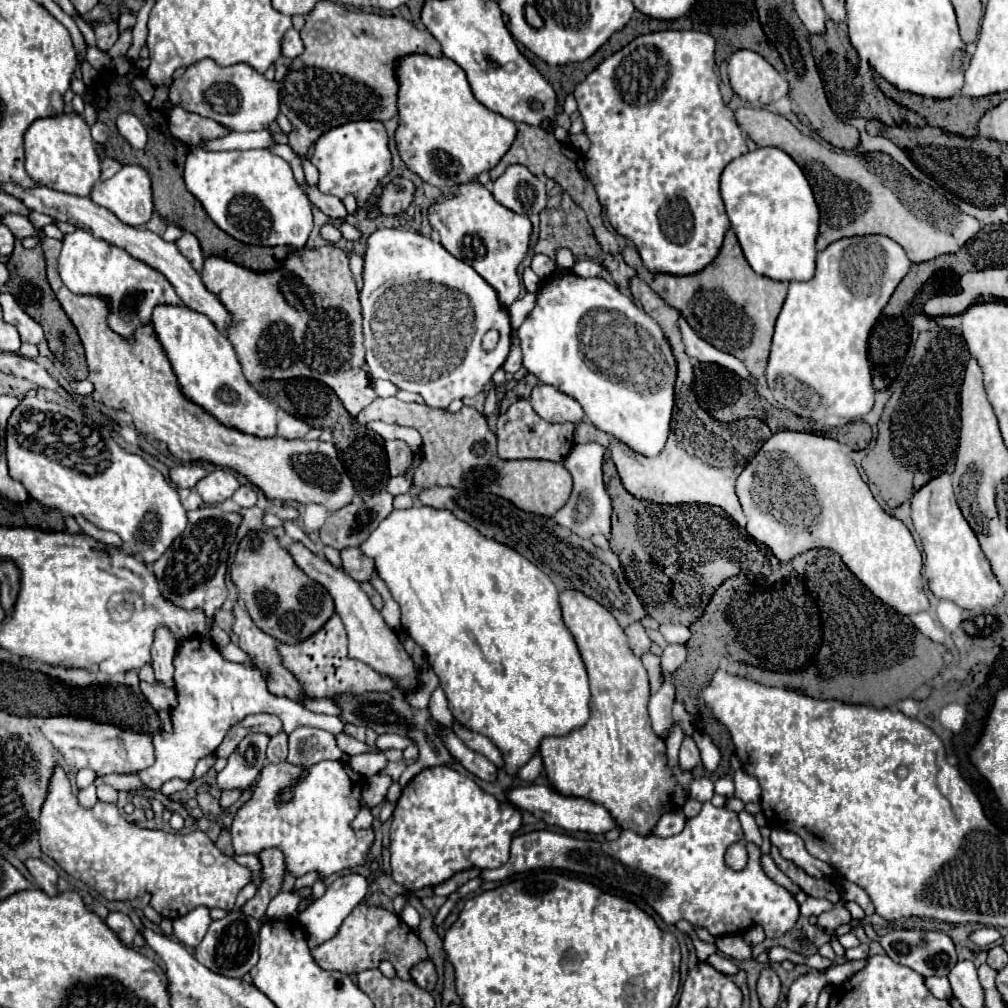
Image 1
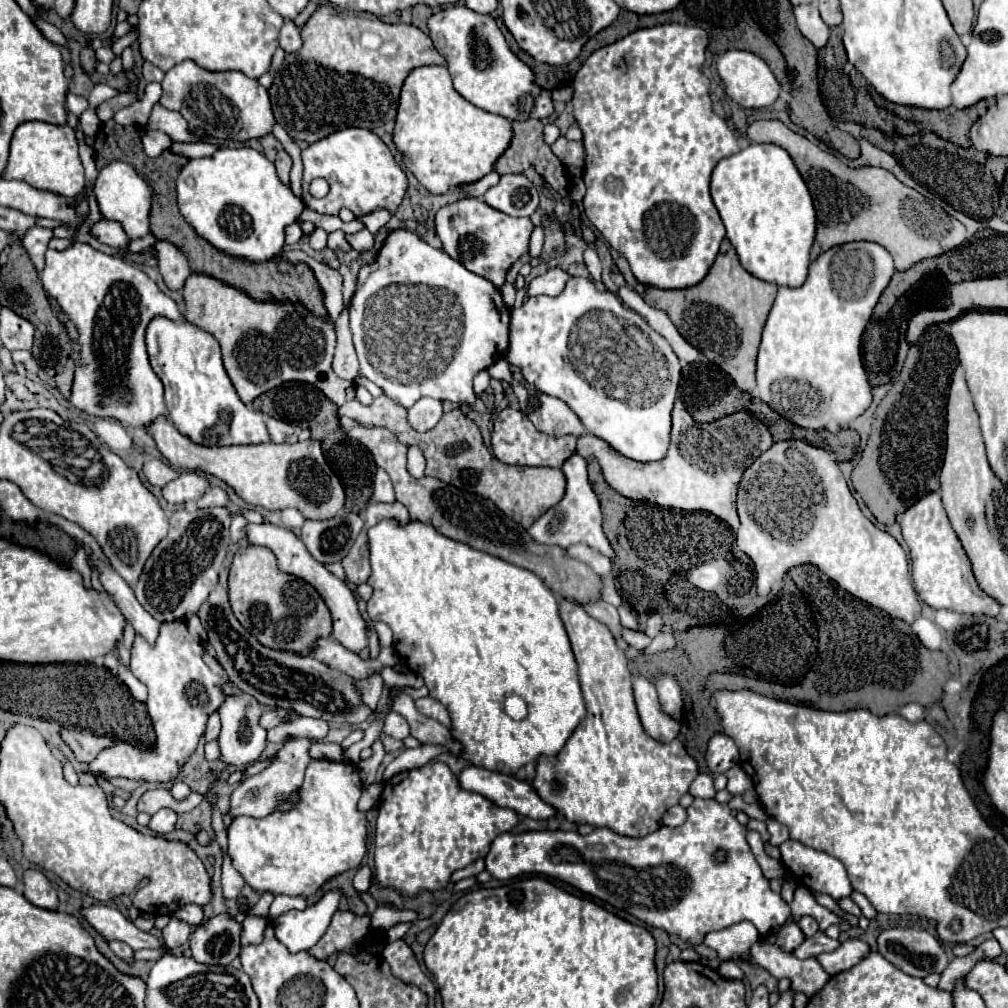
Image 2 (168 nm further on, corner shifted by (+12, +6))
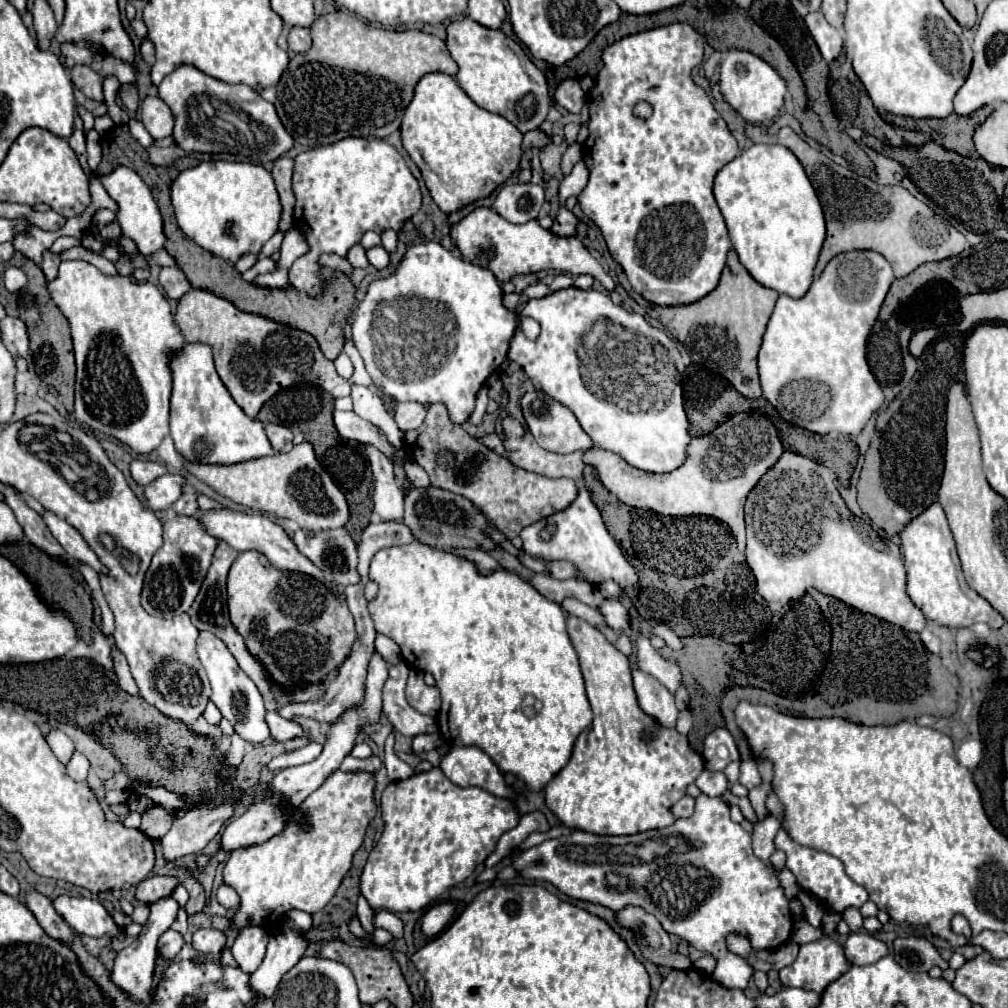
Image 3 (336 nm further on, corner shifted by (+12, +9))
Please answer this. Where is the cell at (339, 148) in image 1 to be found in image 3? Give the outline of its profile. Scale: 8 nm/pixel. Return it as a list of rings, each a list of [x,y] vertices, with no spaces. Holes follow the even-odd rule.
[[[348,136],[340,142],[306,150],[294,158],[294,226],[304,234],[310,244],[310,252],[300,256],[288,276],[290,284],[308,294],[318,294],[318,256],[324,252],[336,252],[346,256],[348,248],[358,244],[362,232],[374,230],[398,230],[420,208],[422,196],[416,178],[408,170],[398,150],[380,138]],[[318,232],[326,234],[318,234]]]

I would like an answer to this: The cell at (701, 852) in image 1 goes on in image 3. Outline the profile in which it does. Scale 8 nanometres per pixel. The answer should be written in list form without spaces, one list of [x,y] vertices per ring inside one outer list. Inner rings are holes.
[[[700,794],[700,796],[696,798],[696,808],[694,808],[694,814],[692,814],[690,818],[676,820],[672,826],[666,826],[666,828],[662,828],[662,830],[648,830],[648,832],[640,832],[640,834],[634,834],[634,836],[600,836],[600,834],[592,834],[592,832],[584,832],[584,830],[574,830],[570,836],[560,836],[560,838],[544,840],[542,844],[532,846],[532,848],[528,848],[528,850],[520,850],[520,852],[512,850],[512,852],[510,852],[510,866],[512,866],[522,878],[552,882],[560,892],[564,892],[566,896],[576,898],[576,900],[588,900],[588,902],[594,902],[594,904],[602,904],[602,906],[612,908],[612,910],[616,910],[616,912],[618,912],[618,910],[624,910],[624,906],[640,906],[640,908],[644,908],[646,912],[650,912],[650,914],[656,916],[656,920],[662,924],[662,928],[664,928],[668,934],[676,934],[676,936],[680,936],[682,940],[686,940],[690,946],[694,946],[696,950],[702,950],[702,952],[712,954],[712,956],[718,960],[716,970],[712,972],[712,978],[714,978],[718,984],[722,984],[724,988],[742,988],[742,990],[744,990],[744,988],[748,986],[750,976],[754,974],[754,970],[746,964],[744,958],[734,956],[734,954],[730,954],[730,952],[726,950],[726,944],[724,944],[726,934],[736,932],[736,934],[740,934],[740,936],[746,936],[746,938],[752,942],[752,946],[754,946],[756,950],[770,950],[770,948],[774,950],[774,948],[778,948],[778,946],[782,946],[784,942],[790,940],[792,920],[790,920],[790,910],[788,910],[788,898],[784,896],[784,890],[782,890],[782,886],[780,886],[780,882],[778,882],[778,876],[776,876],[770,868],[766,868],[766,866],[754,856],[750,834],[748,834],[740,824],[736,824],[736,822],[730,820],[730,808],[728,808],[728,804],[722,802],[722,798],[710,798],[710,796],[706,796],[706,794]],[[678,844],[684,846],[686,850],[684,850],[684,852],[678,852],[678,850],[676,850]]]

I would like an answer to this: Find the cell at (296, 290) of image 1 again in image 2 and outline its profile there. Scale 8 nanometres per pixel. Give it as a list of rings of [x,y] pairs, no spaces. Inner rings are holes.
[[[192,273],[184,285],[184,319],[206,333],[214,335],[222,349],[224,369],[238,393],[238,397],[250,405],[262,393],[286,383],[286,381],[304,381],[318,387],[330,401],[338,407],[354,399],[354,383],[344,381],[332,371],[332,355],[336,347],[336,333],[332,321],[320,321],[320,317],[312,317],[308,309],[300,309],[300,305],[260,305],[260,301],[252,301],[244,297],[238,289],[228,289],[228,285],[220,285],[220,281],[212,281],[212,277],[196,277]]]

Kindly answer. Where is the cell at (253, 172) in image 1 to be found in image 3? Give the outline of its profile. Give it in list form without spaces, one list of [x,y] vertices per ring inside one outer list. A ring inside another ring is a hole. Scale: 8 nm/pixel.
[[[226,160],[200,162],[180,172],[170,194],[182,232],[198,246],[228,262],[238,262],[238,258],[248,252],[260,252],[280,224],[282,202],[276,194],[272,174],[262,164]]]

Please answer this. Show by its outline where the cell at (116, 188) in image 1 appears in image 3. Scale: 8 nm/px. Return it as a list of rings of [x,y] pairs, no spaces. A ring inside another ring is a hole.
[[[118,166],[116,170],[112,170],[106,176],[100,176],[100,174],[96,174],[96,176],[102,182],[102,186],[106,188],[106,192],[110,194],[110,198],[118,204],[116,220],[122,228],[122,236],[130,238],[138,246],[138,252],[142,256],[148,256],[148,254],[164,248],[166,236],[162,232],[162,216],[160,216],[158,204],[150,192],[150,188],[144,184],[144,180],[128,166]]]

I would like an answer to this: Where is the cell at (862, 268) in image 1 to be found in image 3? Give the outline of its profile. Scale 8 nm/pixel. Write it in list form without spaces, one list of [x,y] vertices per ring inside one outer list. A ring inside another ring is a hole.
[[[850,250],[834,256],[802,298],[778,296],[758,352],[758,370],[762,396],[786,422],[818,434],[838,432],[842,436],[854,436],[880,408],[884,394],[866,362],[866,340],[892,282],[892,266],[882,254],[874,250]]]

